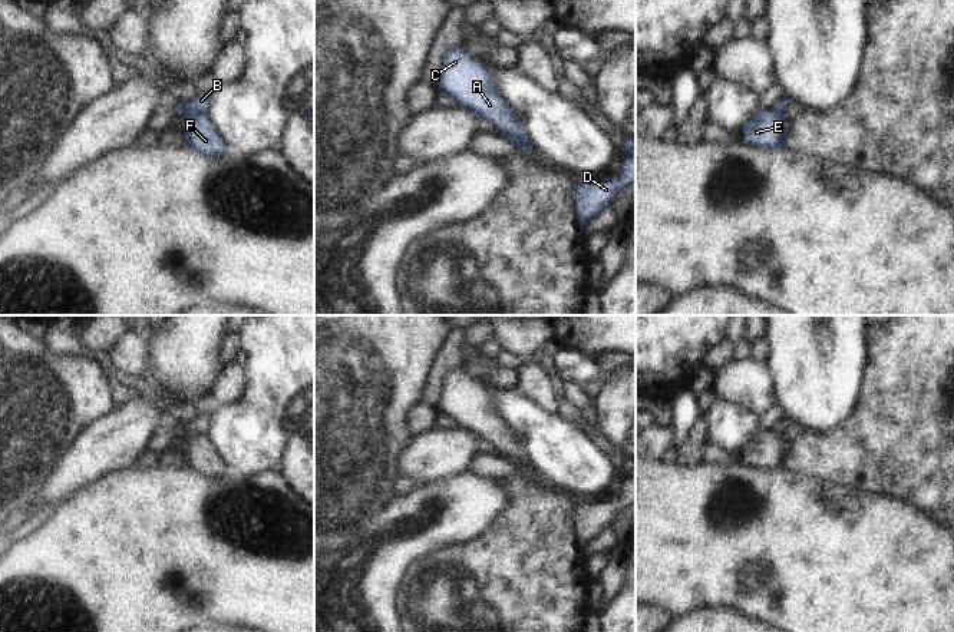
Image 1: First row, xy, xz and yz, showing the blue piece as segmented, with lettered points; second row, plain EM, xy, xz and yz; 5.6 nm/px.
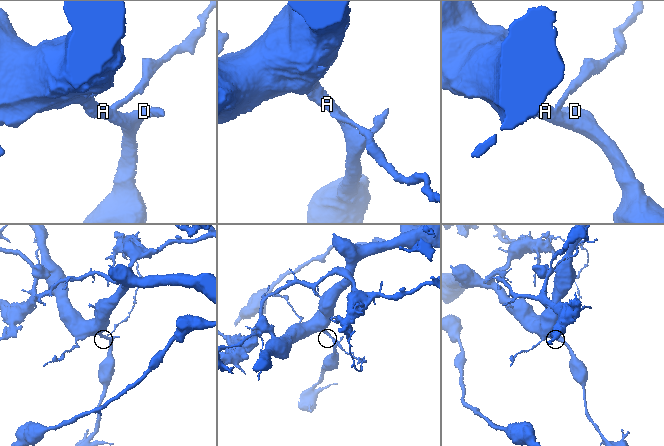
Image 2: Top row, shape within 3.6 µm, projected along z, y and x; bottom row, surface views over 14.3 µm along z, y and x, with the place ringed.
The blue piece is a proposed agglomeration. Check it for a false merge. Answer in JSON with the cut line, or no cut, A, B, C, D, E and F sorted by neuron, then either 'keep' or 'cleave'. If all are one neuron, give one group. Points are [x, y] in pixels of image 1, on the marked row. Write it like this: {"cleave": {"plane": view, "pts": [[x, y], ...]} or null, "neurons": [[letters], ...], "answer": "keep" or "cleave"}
{"cleave": {"plane": "xy", "pts": [[204, 112], [181, 116]]}, "neurons": [["A", "C", "D", "E", "F"], ["B"]], "answer": "cleave"}

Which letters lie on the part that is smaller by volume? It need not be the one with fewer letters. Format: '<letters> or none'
B

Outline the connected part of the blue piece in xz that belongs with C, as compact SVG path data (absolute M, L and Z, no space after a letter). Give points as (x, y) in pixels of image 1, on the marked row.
M462 46L449 49L443 56L436 89L476 118L491 122L521 152L535 150L524 123L499 95L488 69L471 59Z

